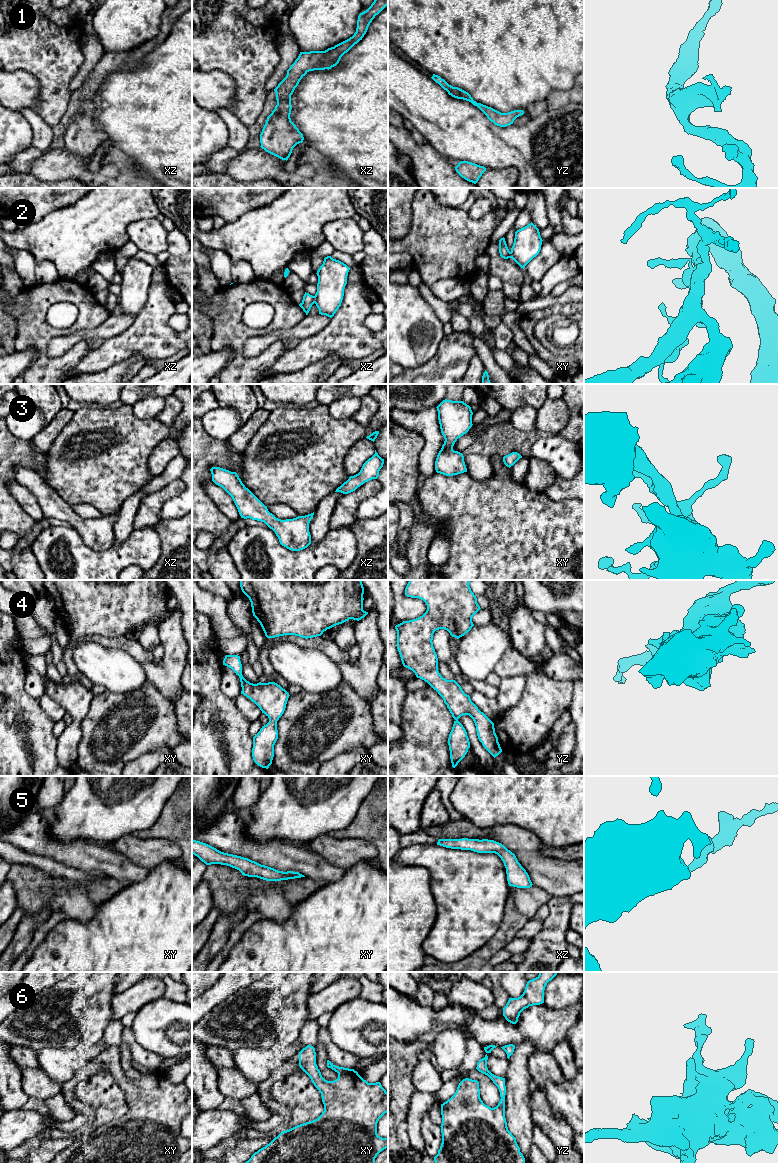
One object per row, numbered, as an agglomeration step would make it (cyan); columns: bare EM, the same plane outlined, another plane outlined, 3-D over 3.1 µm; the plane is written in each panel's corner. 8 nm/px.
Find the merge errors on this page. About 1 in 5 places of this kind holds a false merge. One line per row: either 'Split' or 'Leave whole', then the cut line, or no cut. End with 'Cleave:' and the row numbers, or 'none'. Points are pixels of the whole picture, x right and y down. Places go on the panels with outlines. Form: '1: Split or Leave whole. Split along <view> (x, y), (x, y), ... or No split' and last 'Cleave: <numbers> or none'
1: Leave whole. No split
2: Split. Split along xz (313, 296), (315, 302)
3: Leave whole. No split
4: Leave whole. No split
5: Leave whole. No split
6: Leave whole. No split
Cleave: 2

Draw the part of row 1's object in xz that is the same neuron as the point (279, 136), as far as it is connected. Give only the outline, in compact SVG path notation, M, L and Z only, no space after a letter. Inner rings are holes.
M374 0L366 11L359 14L356 32L349 39L325 51L300 52L298 58L287 70L286 77L274 89L277 105L267 117L260 134L262 149L282 160L288 160L293 148L304 140L303 134L290 118L291 95L300 80L309 71L329 70L336 66L341 57L362 40L372 20L387 5L388 0Z

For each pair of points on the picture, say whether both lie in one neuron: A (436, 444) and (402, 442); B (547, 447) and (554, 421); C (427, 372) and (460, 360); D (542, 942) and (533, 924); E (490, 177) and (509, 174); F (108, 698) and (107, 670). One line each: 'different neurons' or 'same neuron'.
A: different neurons
B: different neurons
C: same neuron
D: different neurons
E: same neuron
F: different neurons

